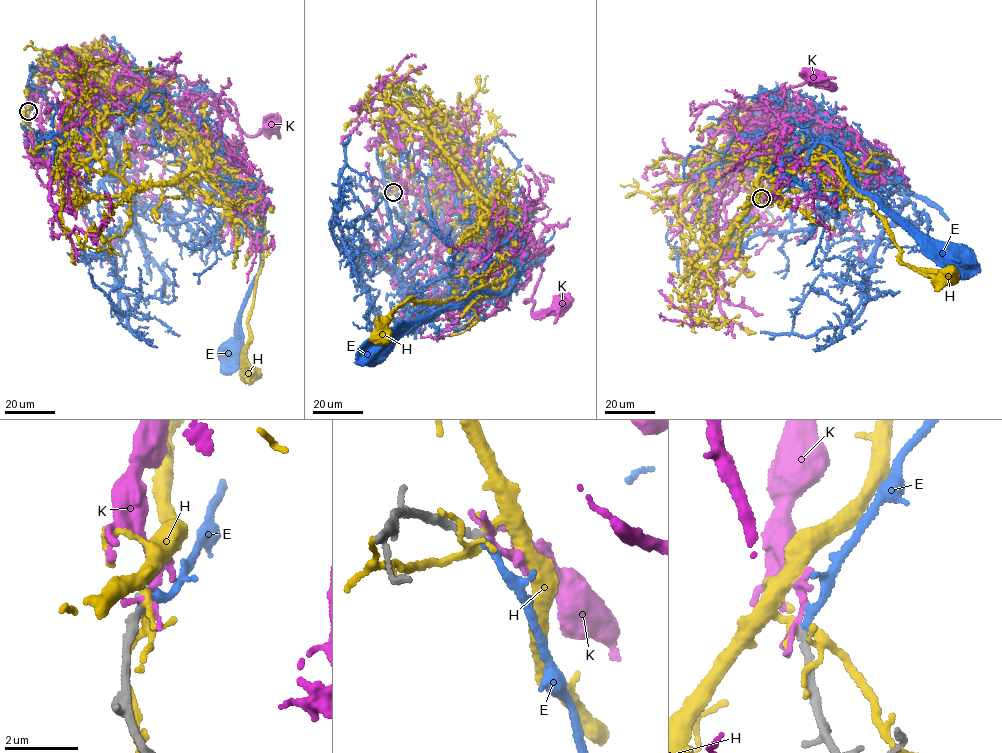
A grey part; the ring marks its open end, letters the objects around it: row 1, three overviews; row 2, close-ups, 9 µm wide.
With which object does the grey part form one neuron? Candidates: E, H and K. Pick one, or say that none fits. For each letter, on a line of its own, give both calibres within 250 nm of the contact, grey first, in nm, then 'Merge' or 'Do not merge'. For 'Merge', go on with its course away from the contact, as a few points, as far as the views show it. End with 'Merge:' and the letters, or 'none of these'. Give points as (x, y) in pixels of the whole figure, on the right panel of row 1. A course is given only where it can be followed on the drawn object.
E: Thickness 200 nm (grey) against 180 nm. Merge. Its course: (761, 198), (767, 134), (832, 126), (812, 119), (797, 119), (849, 181), (962, 259)
H: Thickness 200 nm (grey) against 180 nm. Do not merge
K: Thickness 190 nm (grey) against 190 nm. Do not merge
Merge: E

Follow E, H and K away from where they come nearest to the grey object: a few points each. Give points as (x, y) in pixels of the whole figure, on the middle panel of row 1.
E: (393, 192), (403, 212), (453, 240), (448, 291), (499, 266), (514, 276), (504, 291), (482, 289), (372, 353)
H: (393, 191), (415, 222), (486, 198), (506, 277), (461, 298), (409, 299), (381, 334)
K: (393, 192), (419, 218), (423, 192), (476, 182), (533, 240), (543, 270), (524, 302), (532, 313), (558, 307)

